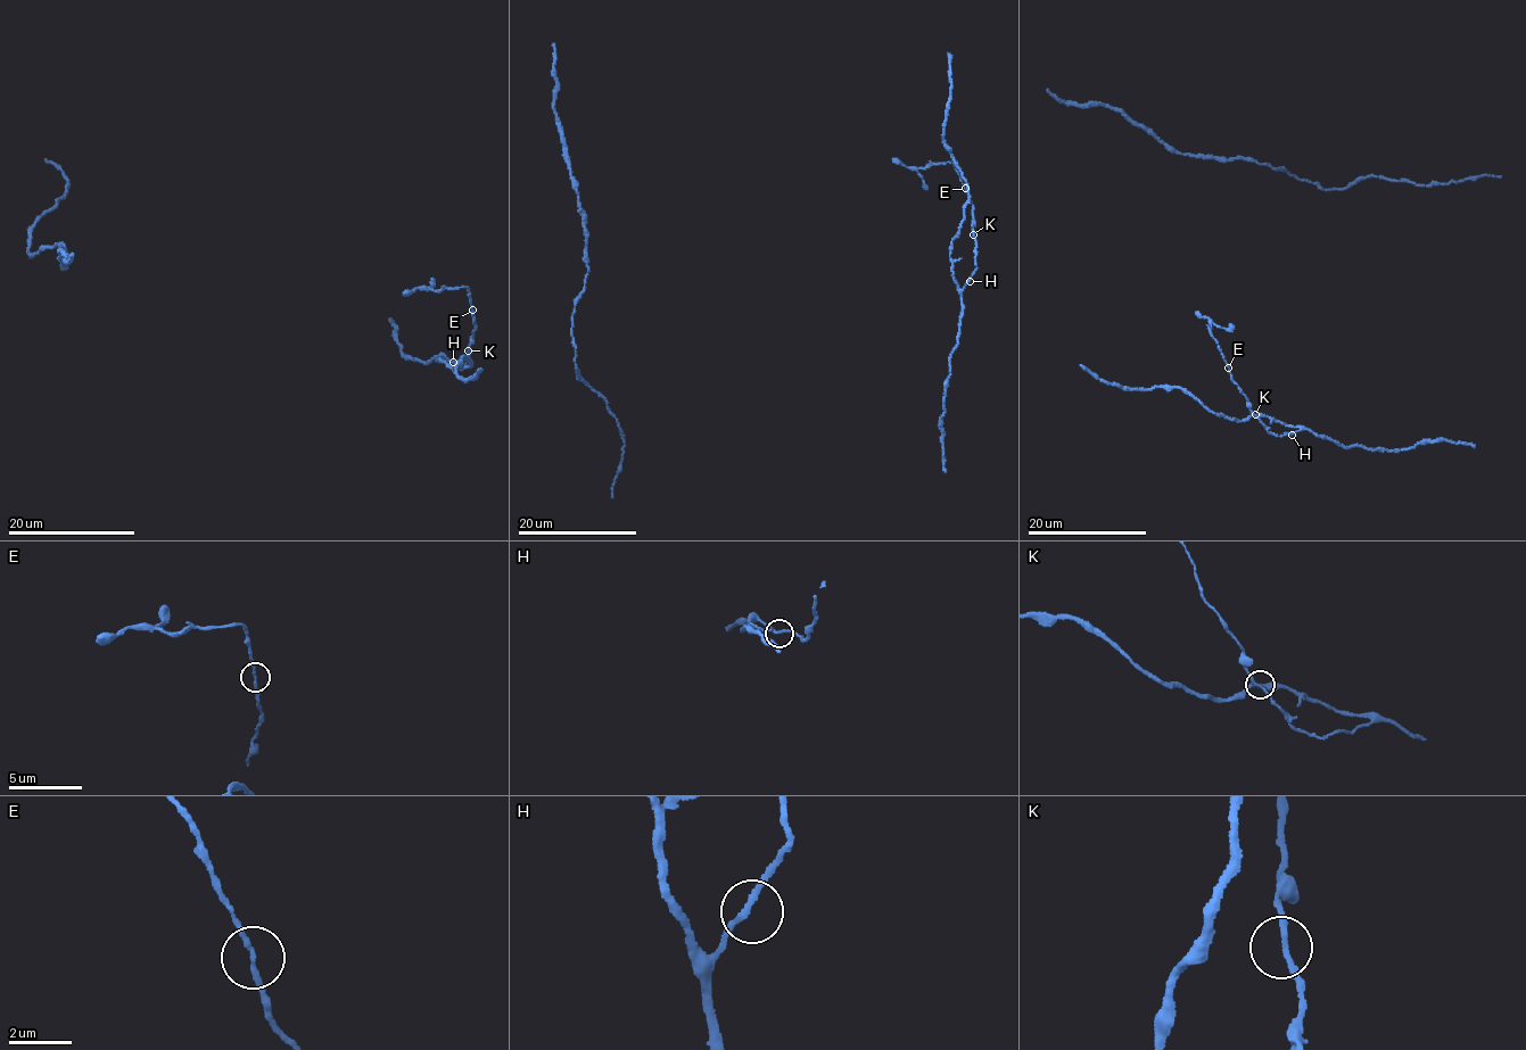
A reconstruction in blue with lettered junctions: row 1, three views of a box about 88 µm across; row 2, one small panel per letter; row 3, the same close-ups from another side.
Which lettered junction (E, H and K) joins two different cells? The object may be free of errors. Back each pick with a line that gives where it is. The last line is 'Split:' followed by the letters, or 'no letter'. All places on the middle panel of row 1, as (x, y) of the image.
Split: no letter

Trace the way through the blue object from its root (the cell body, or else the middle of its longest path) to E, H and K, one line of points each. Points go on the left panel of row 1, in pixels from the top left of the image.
E: (403, 292), (464, 287), (471, 309)
H: (403, 292), (418, 289), (468, 288), (475, 330), (467, 364), (453, 362)
K: (403, 292), (418, 289), (468, 288), (475, 328), (468, 350)

